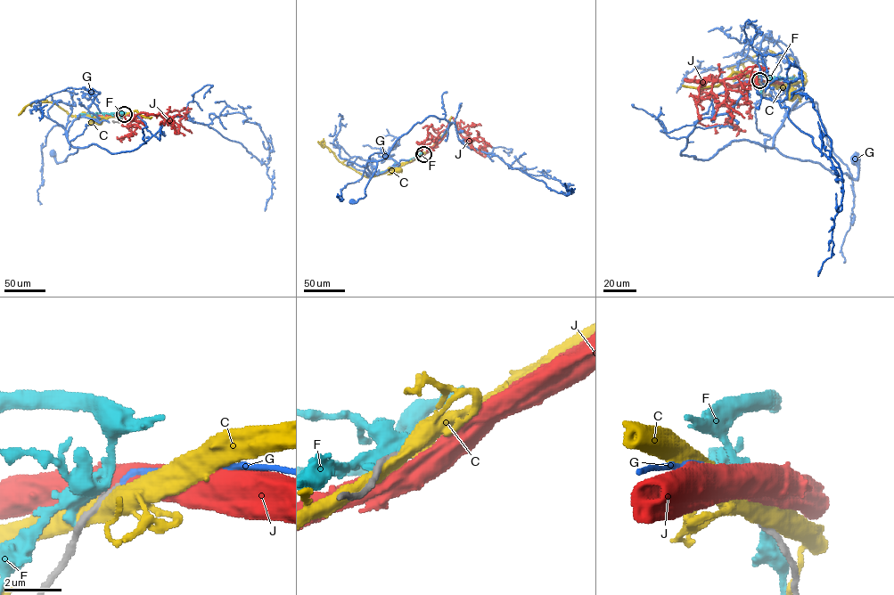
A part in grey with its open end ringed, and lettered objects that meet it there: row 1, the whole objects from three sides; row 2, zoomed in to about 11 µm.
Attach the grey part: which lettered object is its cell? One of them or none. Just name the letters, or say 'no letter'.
G

